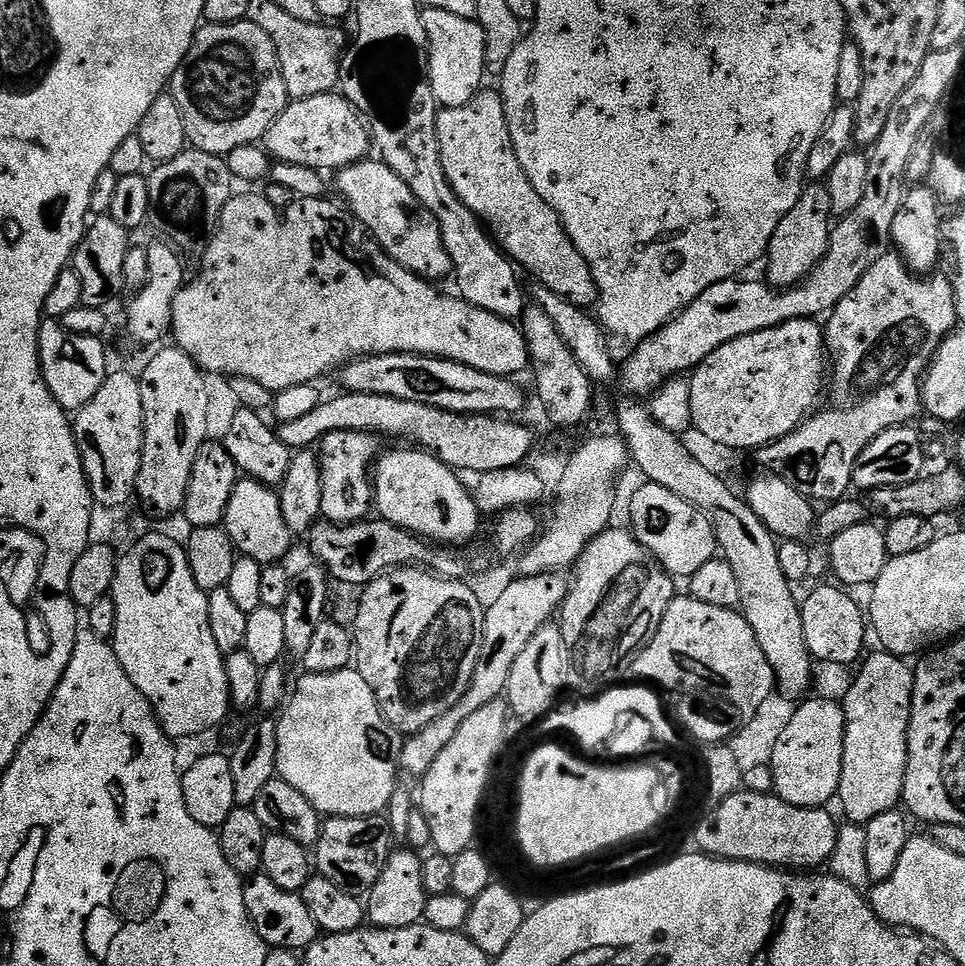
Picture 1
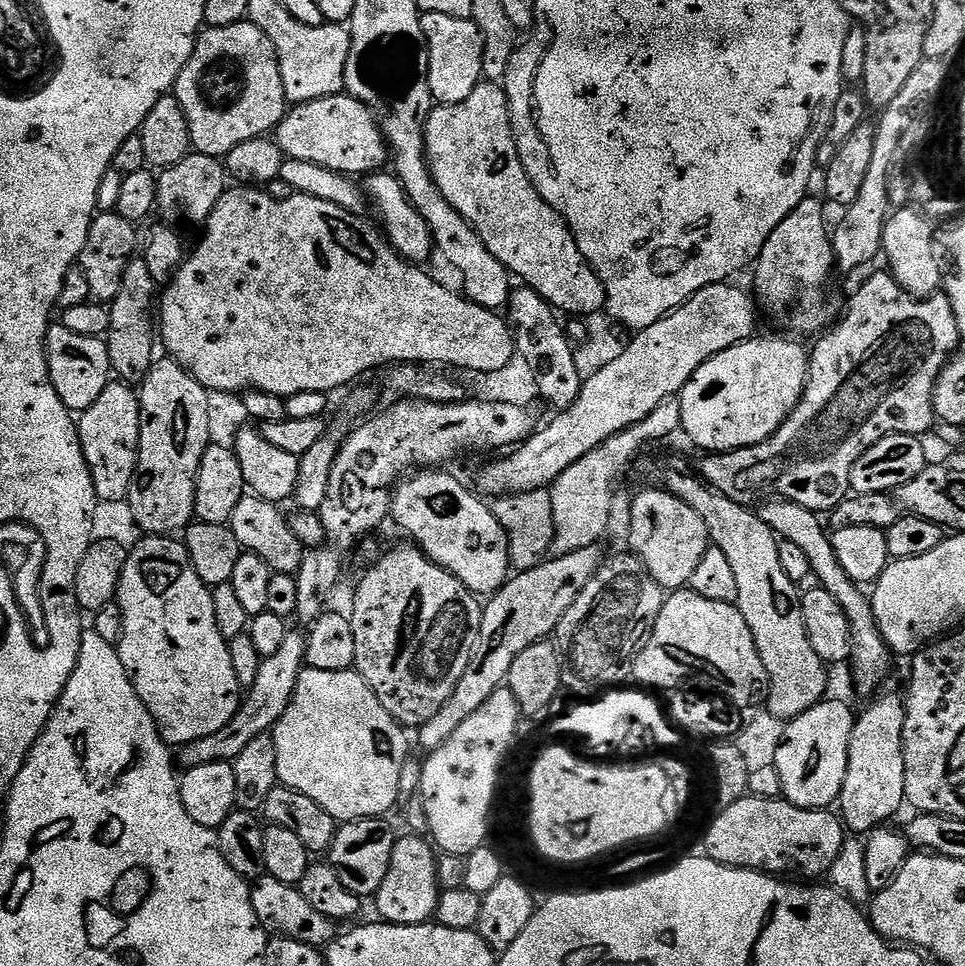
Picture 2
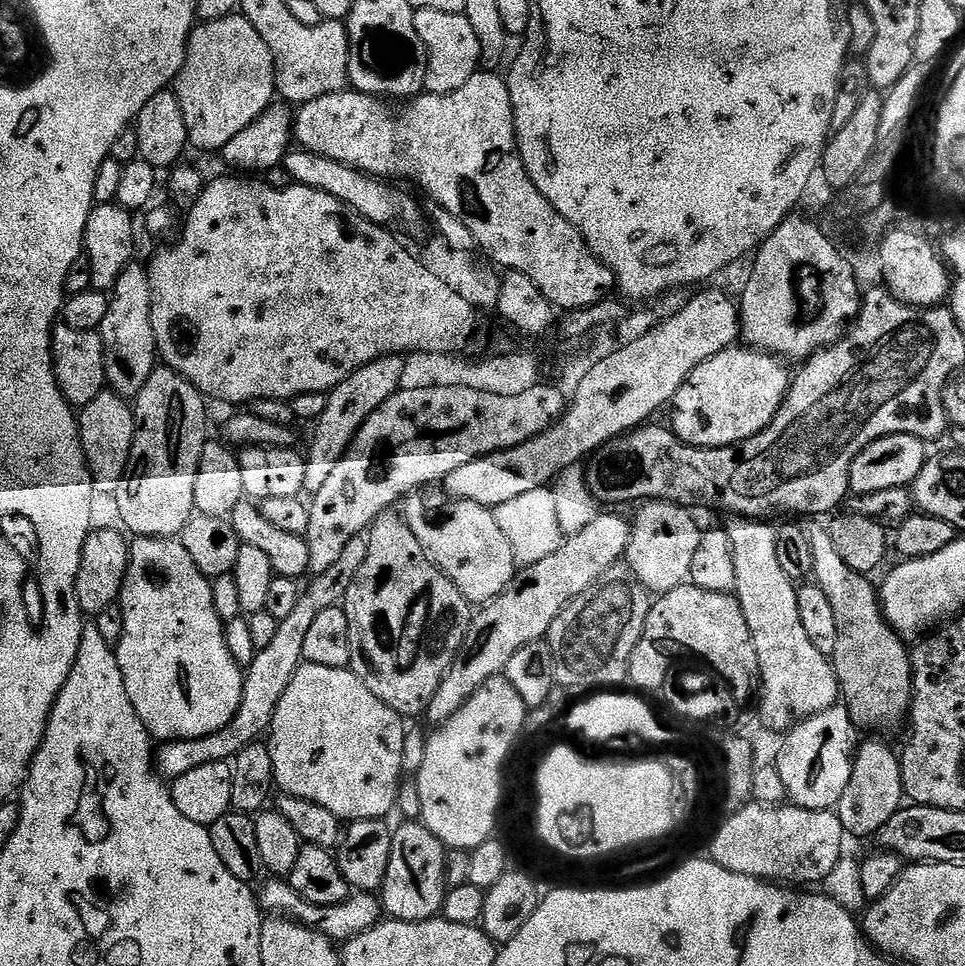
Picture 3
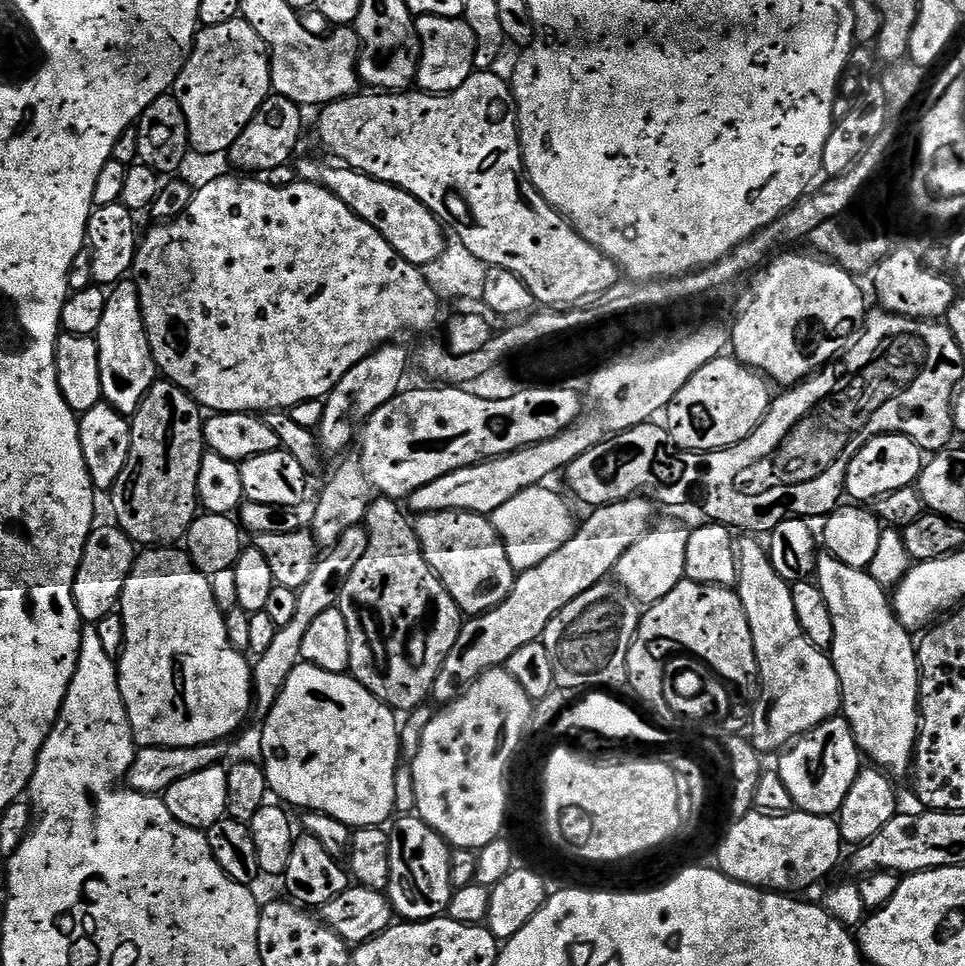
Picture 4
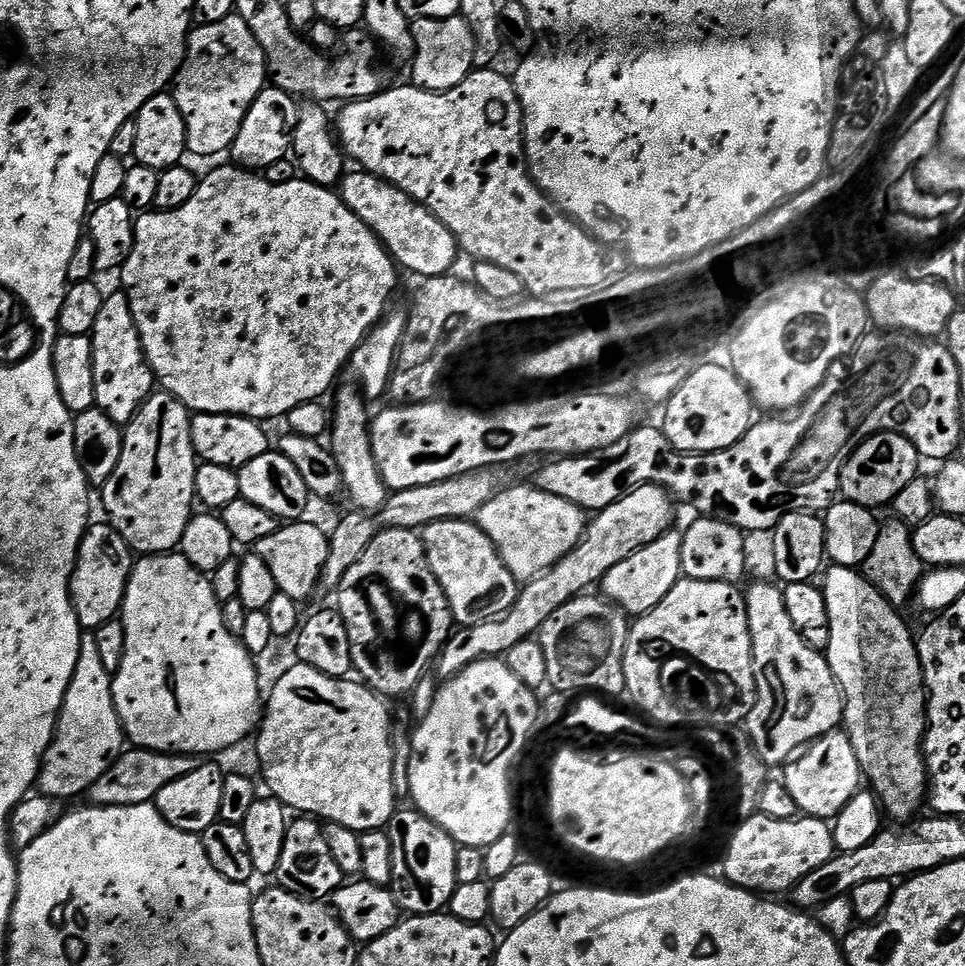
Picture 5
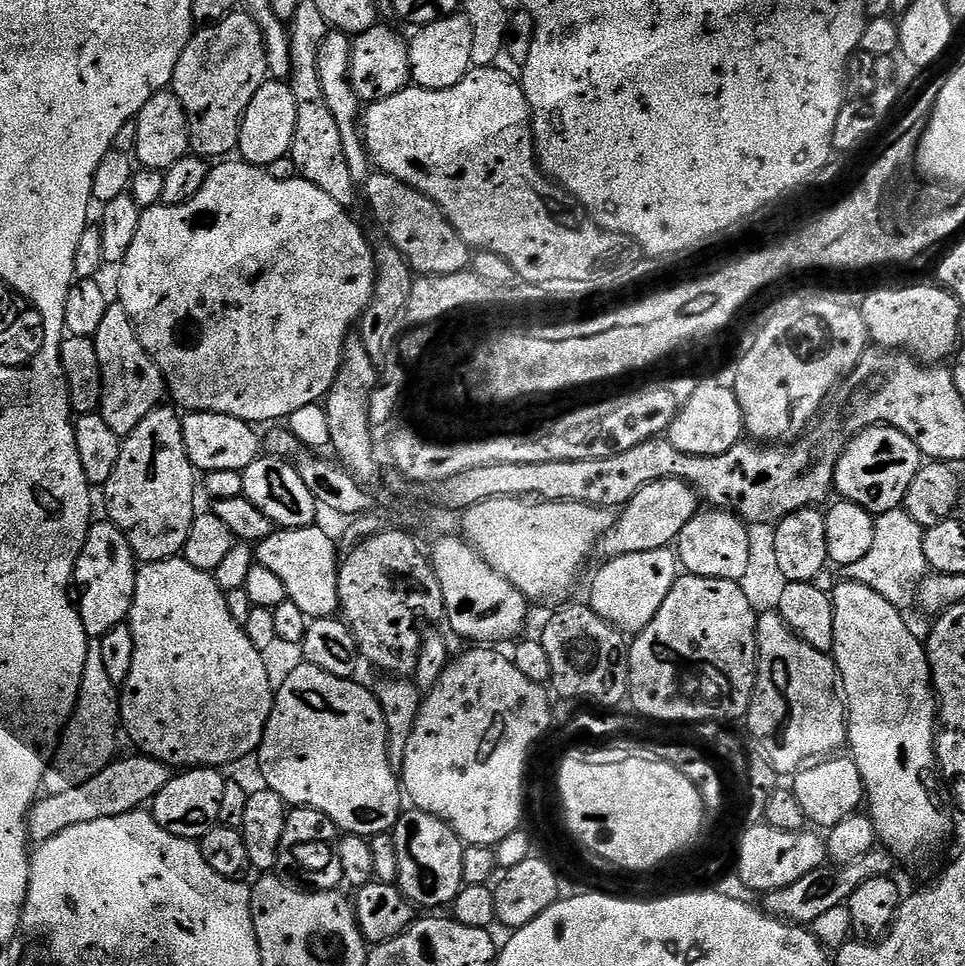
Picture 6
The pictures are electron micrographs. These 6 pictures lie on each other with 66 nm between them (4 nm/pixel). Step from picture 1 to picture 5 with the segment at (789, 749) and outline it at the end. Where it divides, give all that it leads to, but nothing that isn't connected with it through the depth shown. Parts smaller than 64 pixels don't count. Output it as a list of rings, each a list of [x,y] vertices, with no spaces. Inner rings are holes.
[[[837,730],[818,738],[803,749],[784,770],[782,773],[784,785],[794,797],[797,809],[805,817],[831,821],[843,810],[846,802],[850,802],[850,798],[854,798],[854,794],[862,788],[858,754],[854,754],[852,739],[844,730]]]

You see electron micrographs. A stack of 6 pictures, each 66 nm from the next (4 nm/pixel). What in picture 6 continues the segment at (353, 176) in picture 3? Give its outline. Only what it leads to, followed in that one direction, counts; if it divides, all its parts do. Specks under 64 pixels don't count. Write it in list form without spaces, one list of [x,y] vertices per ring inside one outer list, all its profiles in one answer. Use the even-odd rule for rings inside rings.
[[[376,170],[363,181],[362,196],[368,199],[373,218],[388,235],[385,236],[387,243],[408,259],[413,273],[425,276],[452,275],[469,267],[470,245],[456,233],[443,210],[417,188],[411,188],[406,182]]]

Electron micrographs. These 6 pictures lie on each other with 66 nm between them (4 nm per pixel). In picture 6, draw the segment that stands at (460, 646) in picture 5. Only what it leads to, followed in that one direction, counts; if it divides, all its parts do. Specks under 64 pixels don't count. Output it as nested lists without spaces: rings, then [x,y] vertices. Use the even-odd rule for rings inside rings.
[[[685,480],[650,482],[642,486],[642,490],[638,490],[638,494],[634,494],[634,498],[630,498],[630,502],[619,509],[612,527],[600,539],[599,555],[602,554],[604,560],[613,560],[626,554],[642,554],[646,550],[675,545],[682,534],[682,526],[686,526],[686,522],[690,522],[697,511],[698,493]]]

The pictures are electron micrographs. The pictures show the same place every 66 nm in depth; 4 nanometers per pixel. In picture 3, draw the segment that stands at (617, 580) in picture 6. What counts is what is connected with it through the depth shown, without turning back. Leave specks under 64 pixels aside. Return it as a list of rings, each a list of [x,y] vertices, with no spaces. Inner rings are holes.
[[[649,500],[637,508],[640,509],[636,512],[636,524],[634,520],[628,538],[627,571],[652,594],[663,594],[682,586],[690,577],[690,562],[694,562],[702,528],[696,525],[689,509],[679,502]]]

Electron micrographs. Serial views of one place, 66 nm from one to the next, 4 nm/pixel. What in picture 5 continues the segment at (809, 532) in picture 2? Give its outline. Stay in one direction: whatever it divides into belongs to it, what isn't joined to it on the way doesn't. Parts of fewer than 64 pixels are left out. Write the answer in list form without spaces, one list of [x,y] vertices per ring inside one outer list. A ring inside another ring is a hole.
[[[829,567],[823,573],[822,587],[826,598],[826,614],[830,614],[830,642],[826,655],[840,690],[844,693],[843,727],[852,739],[854,754],[858,754],[861,773],[867,783],[868,780],[872,783],[869,784],[871,791],[876,793],[883,811],[900,820],[896,822],[911,821],[917,815],[915,812],[919,810],[920,803],[923,800],[925,803],[930,788],[924,762],[928,696],[914,632],[904,625],[903,618],[899,616],[901,613],[891,602],[855,568]]]

